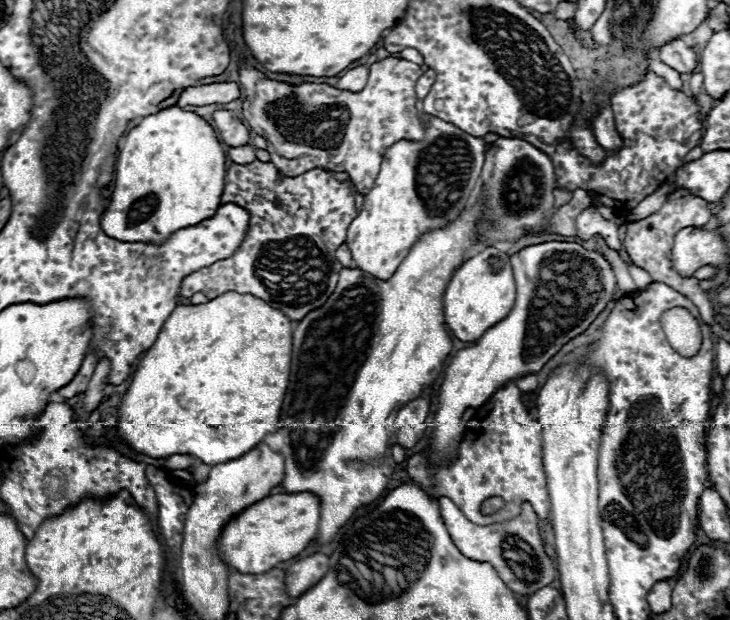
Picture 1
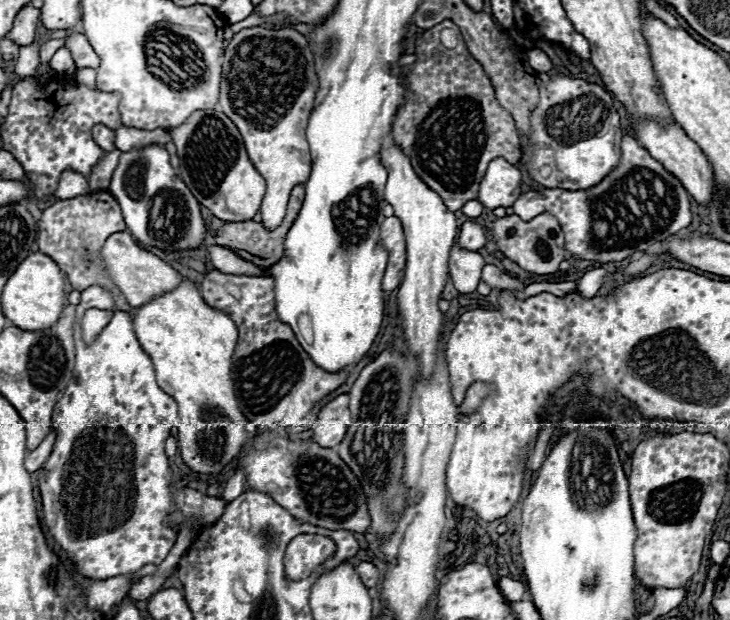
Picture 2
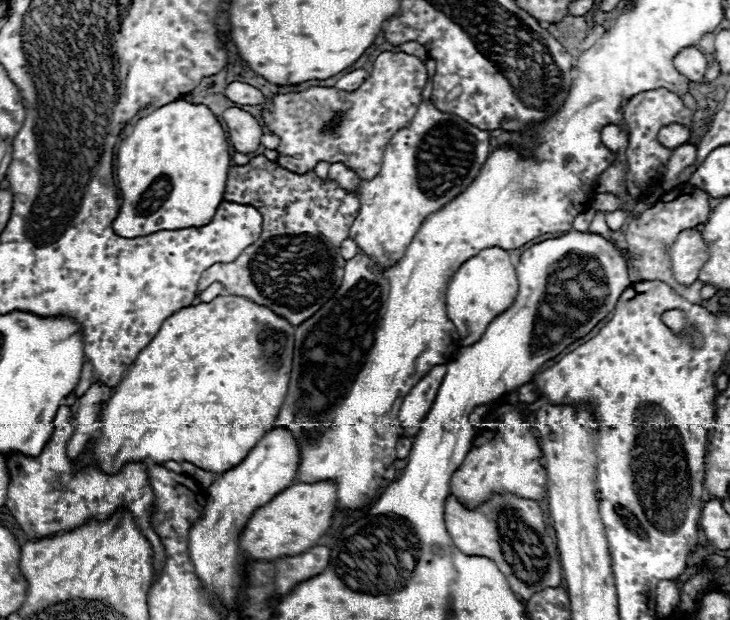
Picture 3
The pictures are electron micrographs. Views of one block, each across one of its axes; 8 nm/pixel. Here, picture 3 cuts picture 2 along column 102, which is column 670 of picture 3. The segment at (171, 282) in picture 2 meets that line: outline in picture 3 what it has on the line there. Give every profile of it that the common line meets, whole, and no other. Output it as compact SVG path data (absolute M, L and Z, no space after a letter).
M696 228L682 230L668 248L672 274L678 284L690 286L698 280L698 272L706 262L706 244Z

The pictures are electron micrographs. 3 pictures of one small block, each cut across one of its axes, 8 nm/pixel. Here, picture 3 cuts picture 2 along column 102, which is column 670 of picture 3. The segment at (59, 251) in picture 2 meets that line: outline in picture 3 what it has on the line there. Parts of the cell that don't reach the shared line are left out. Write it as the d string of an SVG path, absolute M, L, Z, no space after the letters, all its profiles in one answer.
M684 184L676 190L662 194L652 208L642 212L640 220L632 220L626 228L628 254L630 254L630 260L632 260L632 266L638 270L640 280L666 282L672 290L676 290L676 294L680 294L682 298L686 298L692 304L702 304L702 298L700 298L702 282L694 282L690 288L678 284L672 276L672 268L670 268L670 262L668 262L668 256L666 256L666 248L676 240L676 236L682 230L696 228L698 224L704 224L708 220L710 210L712 210L708 200L710 200L710 196L704 190L698 190L698 188L692 188L690 184Z

